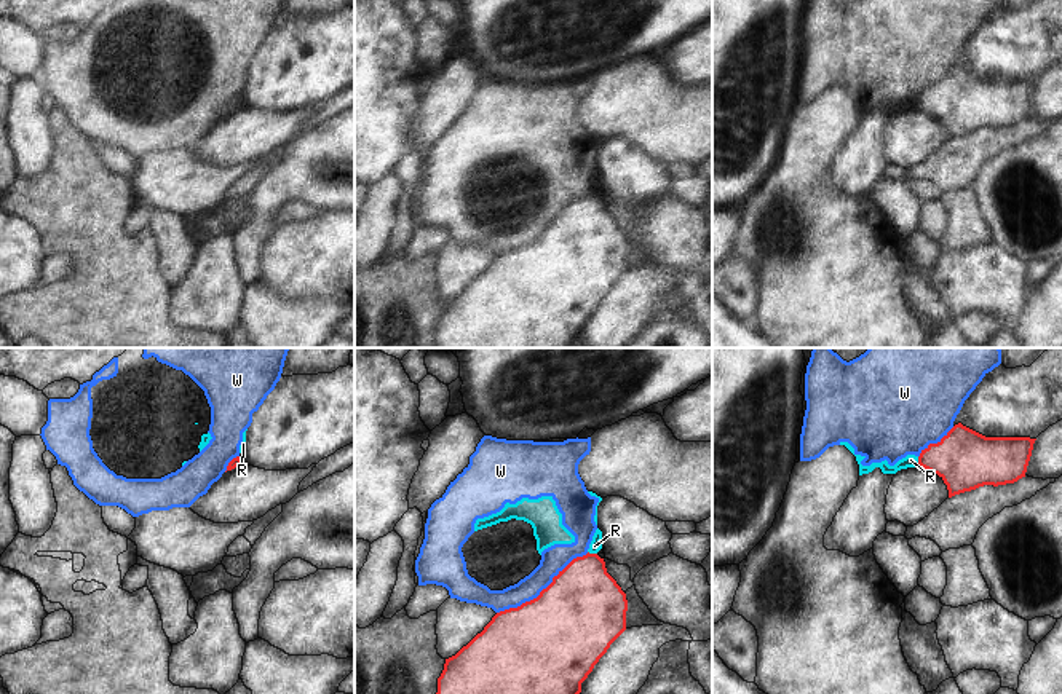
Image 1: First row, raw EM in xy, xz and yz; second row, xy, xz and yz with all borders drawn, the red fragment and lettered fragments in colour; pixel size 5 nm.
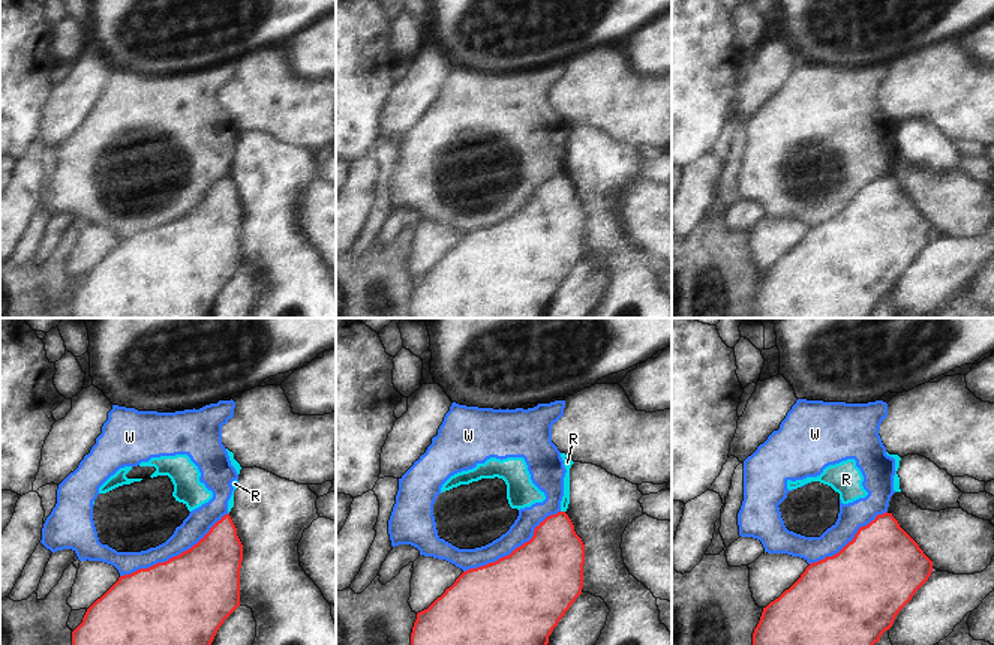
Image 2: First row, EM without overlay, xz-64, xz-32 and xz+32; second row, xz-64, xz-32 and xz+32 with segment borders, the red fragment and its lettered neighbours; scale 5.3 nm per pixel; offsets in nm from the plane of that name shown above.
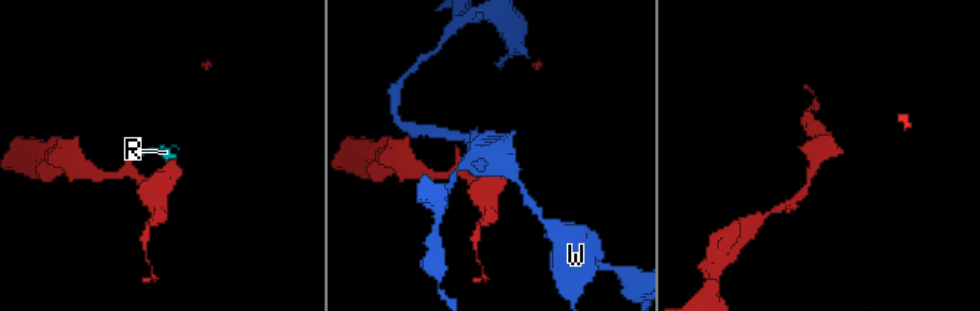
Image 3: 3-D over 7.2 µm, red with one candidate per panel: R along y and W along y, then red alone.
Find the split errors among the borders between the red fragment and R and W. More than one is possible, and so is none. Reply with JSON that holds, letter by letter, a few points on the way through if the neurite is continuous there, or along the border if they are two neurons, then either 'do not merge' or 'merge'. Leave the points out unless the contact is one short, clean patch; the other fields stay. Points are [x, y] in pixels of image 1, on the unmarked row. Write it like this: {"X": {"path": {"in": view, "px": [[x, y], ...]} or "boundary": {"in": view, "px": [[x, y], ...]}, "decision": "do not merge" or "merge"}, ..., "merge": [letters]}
{"R": {"boundary": {"in": "xz", "px": [[588, 193], [596, 197]]}, "decision": "do not merge"}, "W": {"decision": "do not merge"}, "merge": []}

